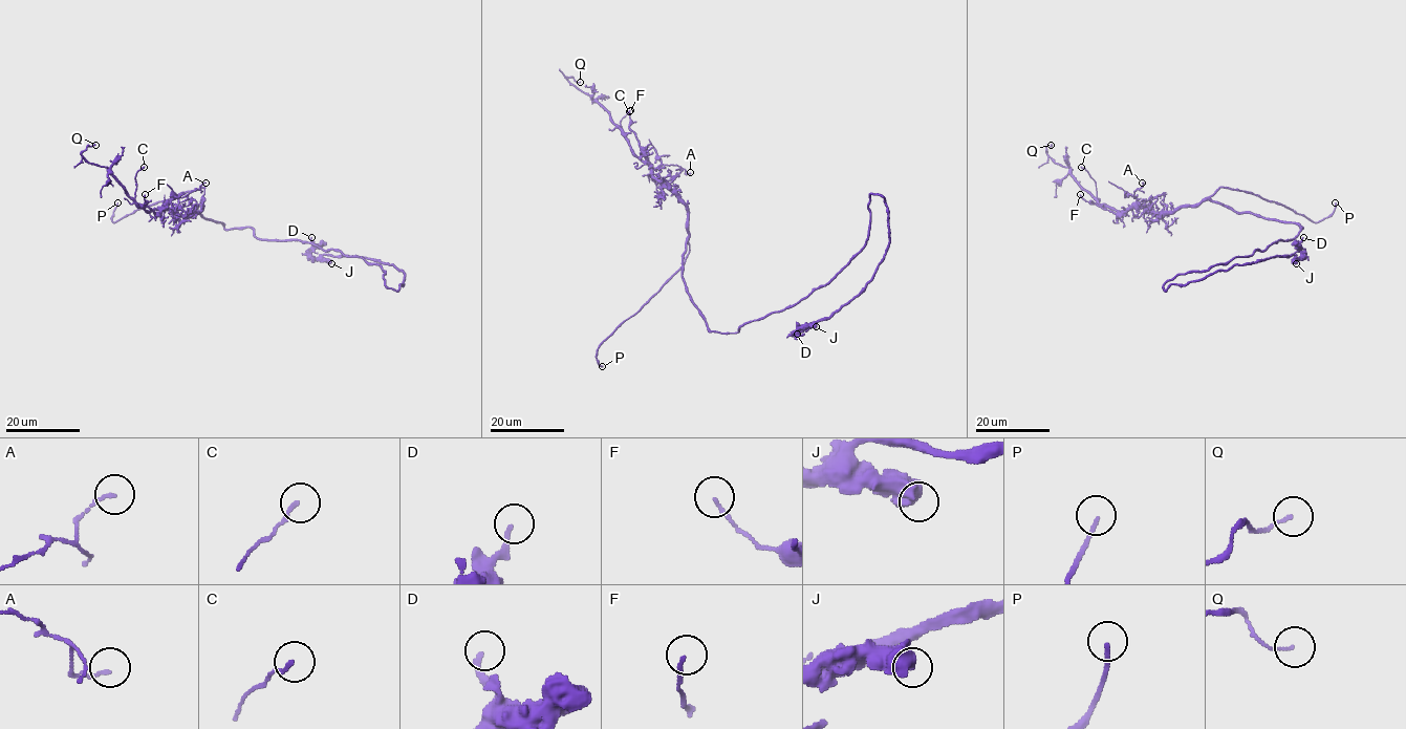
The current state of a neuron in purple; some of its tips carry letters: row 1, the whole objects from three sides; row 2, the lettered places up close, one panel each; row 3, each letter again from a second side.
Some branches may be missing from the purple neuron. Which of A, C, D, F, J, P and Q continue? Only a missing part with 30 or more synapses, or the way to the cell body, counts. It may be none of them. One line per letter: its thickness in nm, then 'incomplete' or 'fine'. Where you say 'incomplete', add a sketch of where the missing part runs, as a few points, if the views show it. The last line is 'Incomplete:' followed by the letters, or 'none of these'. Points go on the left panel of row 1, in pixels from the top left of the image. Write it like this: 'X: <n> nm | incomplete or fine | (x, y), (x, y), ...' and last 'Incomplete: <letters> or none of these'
A: 130 nm | fine
C: 150 nm | fine
D: 190 nm | fine
F: 120 nm | fine
J: 750 nm | fine
P: 130 nm | incomplete | (117, 202), (122, 184), (132, 167)
Q: 90 nm | fine
Incomplete: P

